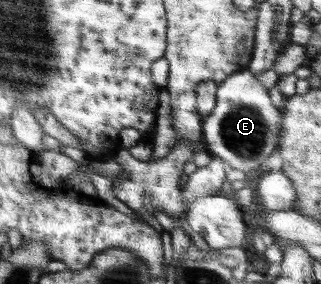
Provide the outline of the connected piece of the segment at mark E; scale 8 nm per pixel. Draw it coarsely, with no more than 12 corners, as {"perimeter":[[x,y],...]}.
{"perimeter":[[249,69],[217,83],[204,147],[258,170],[282,113]]}

